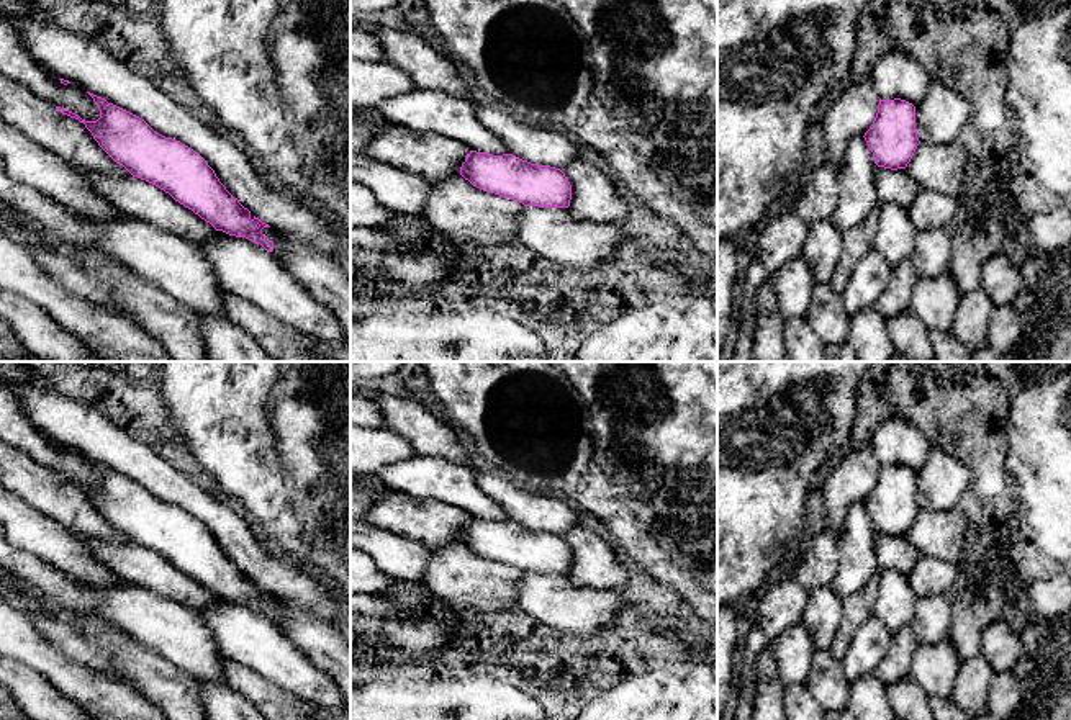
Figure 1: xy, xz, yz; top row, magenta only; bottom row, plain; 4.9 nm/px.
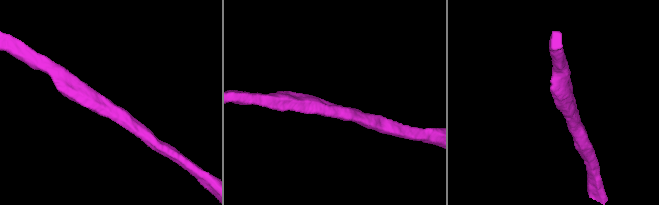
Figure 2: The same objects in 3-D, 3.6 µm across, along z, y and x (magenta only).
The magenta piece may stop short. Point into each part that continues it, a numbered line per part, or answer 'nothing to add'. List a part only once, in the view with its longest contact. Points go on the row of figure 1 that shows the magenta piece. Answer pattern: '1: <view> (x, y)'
nothing to add

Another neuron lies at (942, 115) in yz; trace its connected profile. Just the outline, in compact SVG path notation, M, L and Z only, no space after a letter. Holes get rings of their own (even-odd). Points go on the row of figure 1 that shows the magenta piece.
M930 79L925 97L915 105L915 131L922 144L958 142L971 116L971 105L951 87Z

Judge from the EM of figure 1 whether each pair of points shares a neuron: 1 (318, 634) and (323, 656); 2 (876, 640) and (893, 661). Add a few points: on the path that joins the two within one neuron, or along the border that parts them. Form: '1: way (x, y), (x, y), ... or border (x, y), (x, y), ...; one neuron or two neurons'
1: way (318, 638), (323, 652); one neuron
2: border (893, 634), (886, 653), (872, 671); two neurons

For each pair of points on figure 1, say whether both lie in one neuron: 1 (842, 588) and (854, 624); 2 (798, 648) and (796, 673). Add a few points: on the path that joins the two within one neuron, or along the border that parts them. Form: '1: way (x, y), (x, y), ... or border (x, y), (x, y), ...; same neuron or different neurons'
1: border (878, 575), (873, 575), (857, 591), (842, 599); different neurons
2: way (796, 655), (796, 666); same neuron

